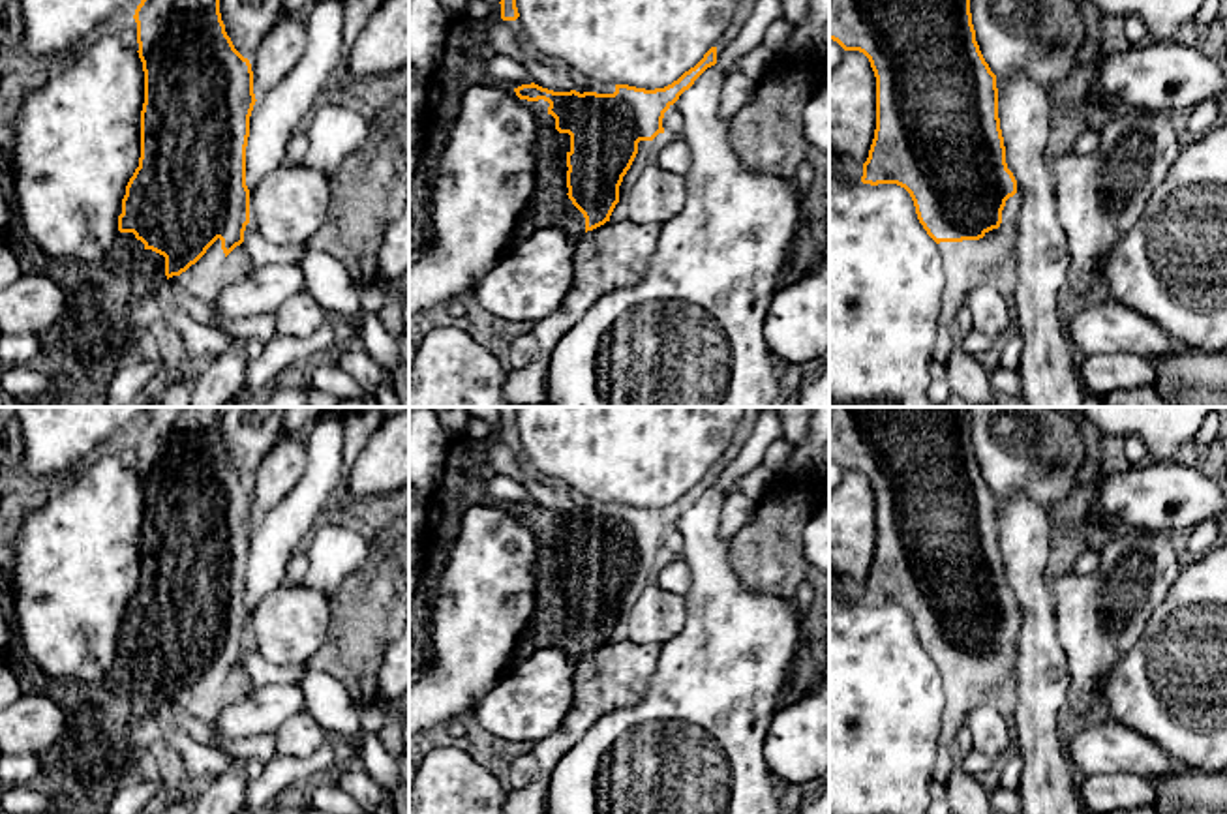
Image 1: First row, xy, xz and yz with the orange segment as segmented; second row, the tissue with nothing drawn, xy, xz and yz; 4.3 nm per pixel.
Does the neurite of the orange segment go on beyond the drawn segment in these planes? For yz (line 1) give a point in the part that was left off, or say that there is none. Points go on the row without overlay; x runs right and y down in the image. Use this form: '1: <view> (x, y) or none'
1: none

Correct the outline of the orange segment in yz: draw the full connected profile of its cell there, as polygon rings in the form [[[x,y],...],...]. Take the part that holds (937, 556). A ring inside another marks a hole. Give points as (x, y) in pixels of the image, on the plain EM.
[[[829,407],[829,460],[863,473],[876,497],[876,550],[861,602],[904,608],[936,664],[998,649],[1017,600],[1006,583],[996,495],[976,461],[970,407]]]

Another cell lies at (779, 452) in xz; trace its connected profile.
[[[780,437],[767,446],[762,465],[771,469],[773,473],[780,473],[790,461],[792,452],[794,445]]]

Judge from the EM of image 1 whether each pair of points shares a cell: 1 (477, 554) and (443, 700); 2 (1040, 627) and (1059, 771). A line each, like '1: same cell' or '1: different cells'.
1: same cell
2: same cell

